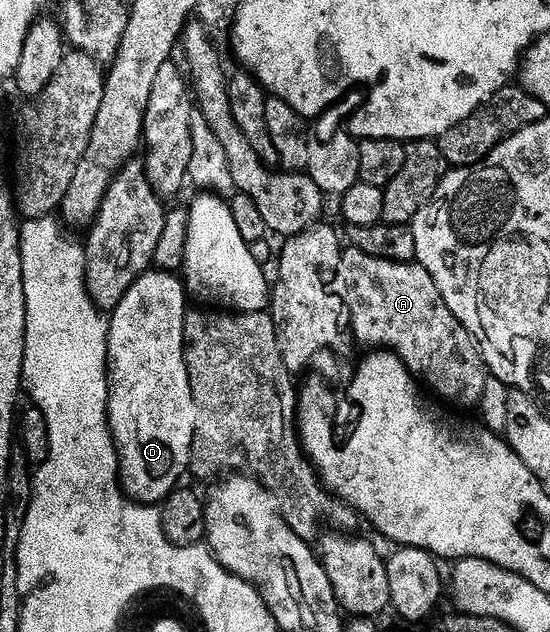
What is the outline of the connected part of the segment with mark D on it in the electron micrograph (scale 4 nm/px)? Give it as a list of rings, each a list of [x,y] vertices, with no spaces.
[[[148,270],[144,276],[137,278],[133,286],[121,298],[121,302],[110,313],[109,319],[111,329],[109,330],[109,350],[107,358],[109,361],[109,387],[107,390],[107,420],[111,423],[111,437],[115,440],[115,449],[119,451],[119,478],[124,491],[136,504],[150,504],[152,506],[162,505],[167,496],[180,487],[179,480],[184,475],[188,475],[191,467],[191,451],[193,450],[193,438],[197,430],[197,406],[193,398],[193,390],[189,382],[187,373],[187,363],[183,357],[183,327],[185,318],[189,311],[189,293],[185,287],[184,281],[174,272],[160,272],[158,270]]]

